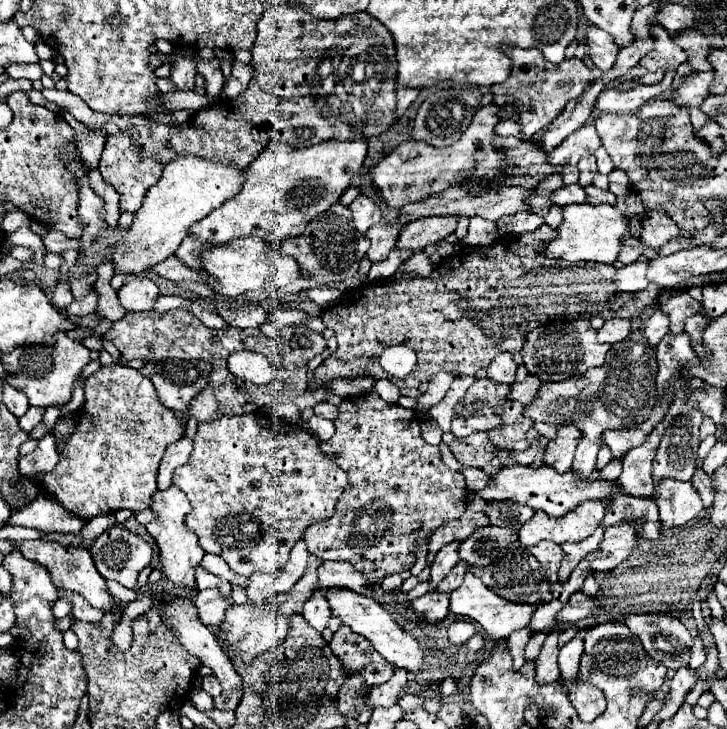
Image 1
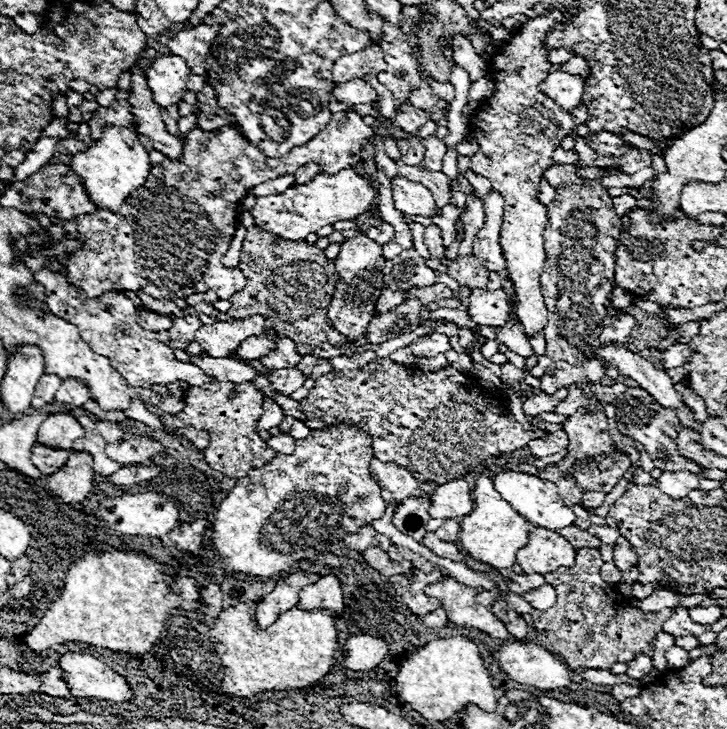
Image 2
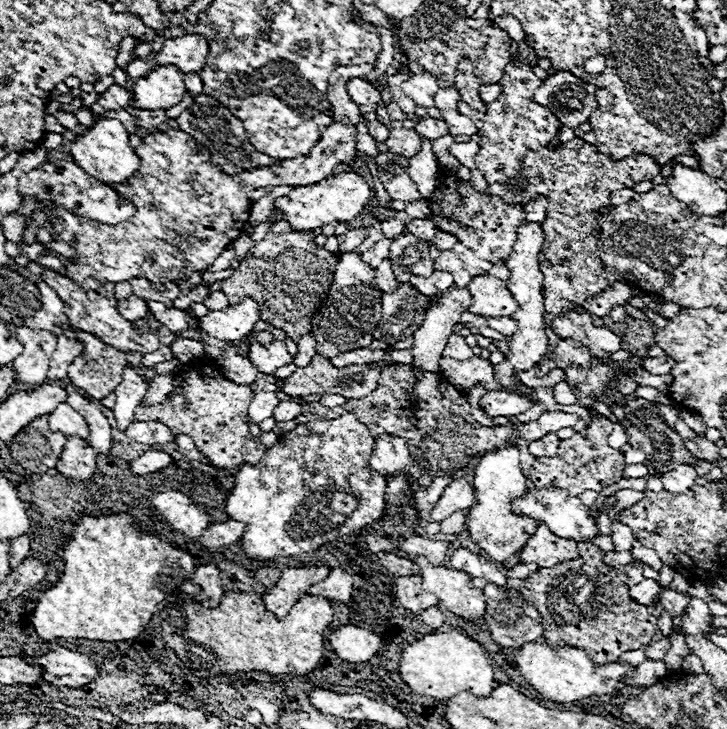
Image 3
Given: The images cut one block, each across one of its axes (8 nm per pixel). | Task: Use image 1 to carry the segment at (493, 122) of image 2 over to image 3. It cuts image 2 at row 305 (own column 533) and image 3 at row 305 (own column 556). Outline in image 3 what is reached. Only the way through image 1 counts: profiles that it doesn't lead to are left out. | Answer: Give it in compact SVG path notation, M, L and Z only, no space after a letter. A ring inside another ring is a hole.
M524 222L520 228L518 228L518 240L516 244L512 246L512 252L508 256L508 260L504 260L506 268L510 270L510 278L508 278L508 290L512 294L512 298L516 300L518 304L518 310L516 314L512 314L512 320L518 322L518 330L510 336L510 344L508 344L508 354L506 358L494 366L494 380L506 390L506 392L512 392L512 394L522 394L526 398L532 400L532 406L524 412L524 414L516 414L512 416L512 422L514 424L526 424L526 422L532 422L536 418L540 418L540 414L546 412L546 406L532 398L530 394L530 388L528 386L518 386L518 382L514 380L516 374L520 372L526 372L528 368L536 366L540 362L540 358L548 352L548 334L546 334L546 324L544 324L544 296L542 296L542 282L544 282L544 276L540 272L540 262L538 262L538 254L540 254L540 246L544 242L544 232L540 228L540 224L532 224L532 222Z

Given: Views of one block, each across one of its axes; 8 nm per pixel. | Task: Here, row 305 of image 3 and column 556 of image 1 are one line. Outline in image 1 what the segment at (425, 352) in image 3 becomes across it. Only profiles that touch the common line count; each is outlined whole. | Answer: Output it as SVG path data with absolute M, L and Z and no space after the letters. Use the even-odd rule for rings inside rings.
M562 426L562 428L558 428L556 440L552 440L546 446L544 464L554 468L560 474L568 472L572 468L574 450L576 450L580 438L582 438L582 432L576 426Z

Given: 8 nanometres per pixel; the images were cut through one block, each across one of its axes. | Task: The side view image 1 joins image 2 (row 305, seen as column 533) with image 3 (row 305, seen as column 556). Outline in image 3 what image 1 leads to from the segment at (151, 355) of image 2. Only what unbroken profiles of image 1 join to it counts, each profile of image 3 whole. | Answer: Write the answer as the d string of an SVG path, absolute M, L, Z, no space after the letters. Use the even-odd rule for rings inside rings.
M44 270L42 280L52 286L60 300L64 302L64 314L68 316L70 324L74 328L80 328L84 332L90 332L98 338L102 338L106 344L118 348L120 352L138 352L138 354L146 354L146 352L154 352L160 348L160 340L154 334L140 334L138 330L134 330L132 322L124 320L118 310L116 310L116 298L114 298L114 284L104 284L100 290L84 290L80 284L72 282L68 276L62 276L54 270Z

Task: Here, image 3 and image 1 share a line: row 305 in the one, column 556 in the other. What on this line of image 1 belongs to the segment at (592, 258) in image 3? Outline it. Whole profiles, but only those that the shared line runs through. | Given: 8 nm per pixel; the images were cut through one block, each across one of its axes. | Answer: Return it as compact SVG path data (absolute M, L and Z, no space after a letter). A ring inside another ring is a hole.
M542 540L536 546L522 546L514 542L506 546L488 566L470 566L470 572L478 576L494 594L512 602L546 604L550 602L550 592L546 592L554 582L558 582L558 568L562 562L562 548L550 540Z

